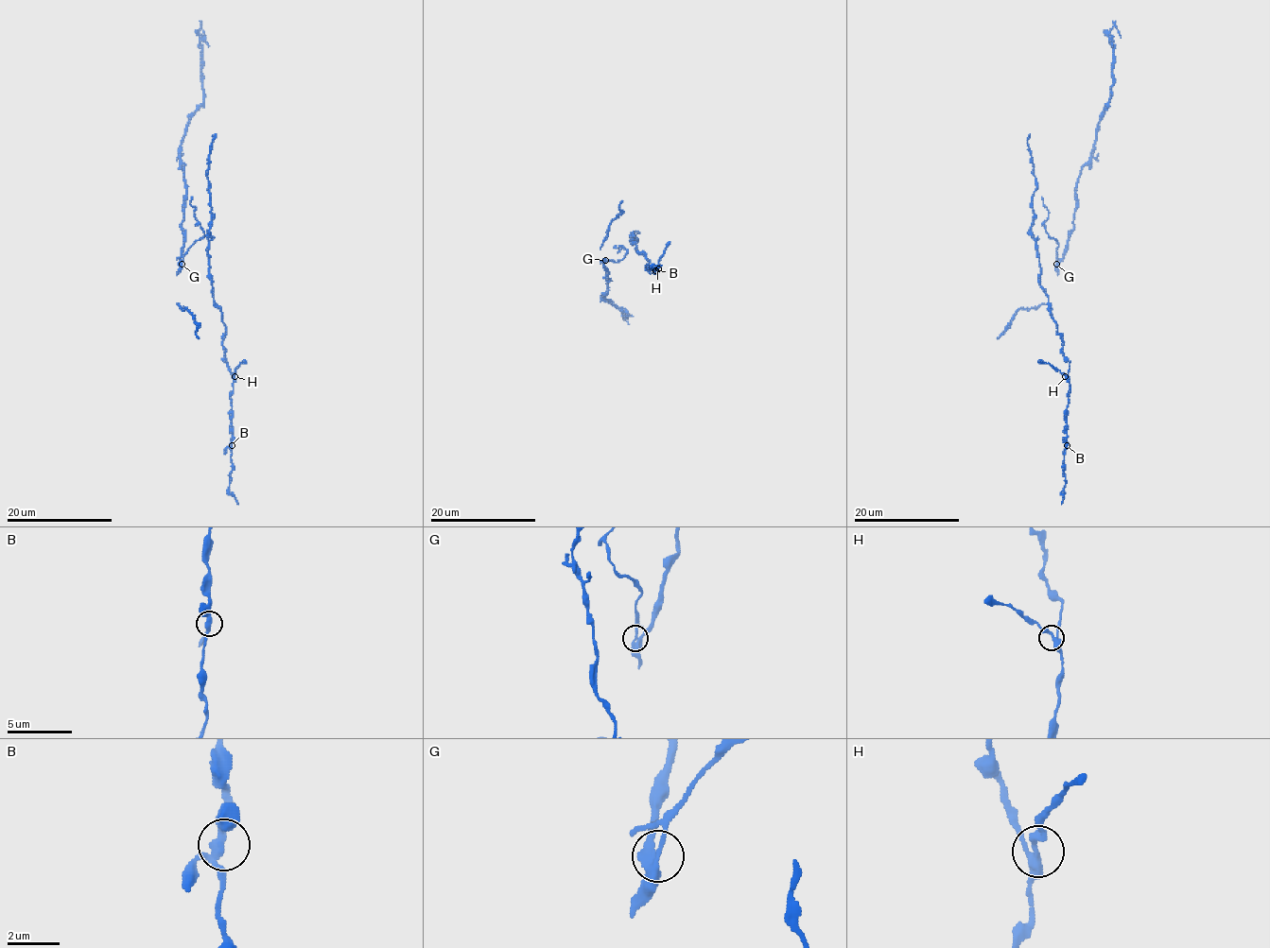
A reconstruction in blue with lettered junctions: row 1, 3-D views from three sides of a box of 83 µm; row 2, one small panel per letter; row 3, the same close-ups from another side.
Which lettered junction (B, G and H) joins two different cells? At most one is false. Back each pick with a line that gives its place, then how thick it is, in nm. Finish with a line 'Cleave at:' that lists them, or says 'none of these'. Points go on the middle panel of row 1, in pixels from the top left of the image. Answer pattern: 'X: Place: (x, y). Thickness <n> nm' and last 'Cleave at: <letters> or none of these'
G: Place: (605, 260). Thickness 320 nm
Cleave at: G

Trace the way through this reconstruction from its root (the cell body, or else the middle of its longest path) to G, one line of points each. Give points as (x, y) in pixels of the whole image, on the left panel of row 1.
G: (200, 237), (188, 249), (182, 264)

